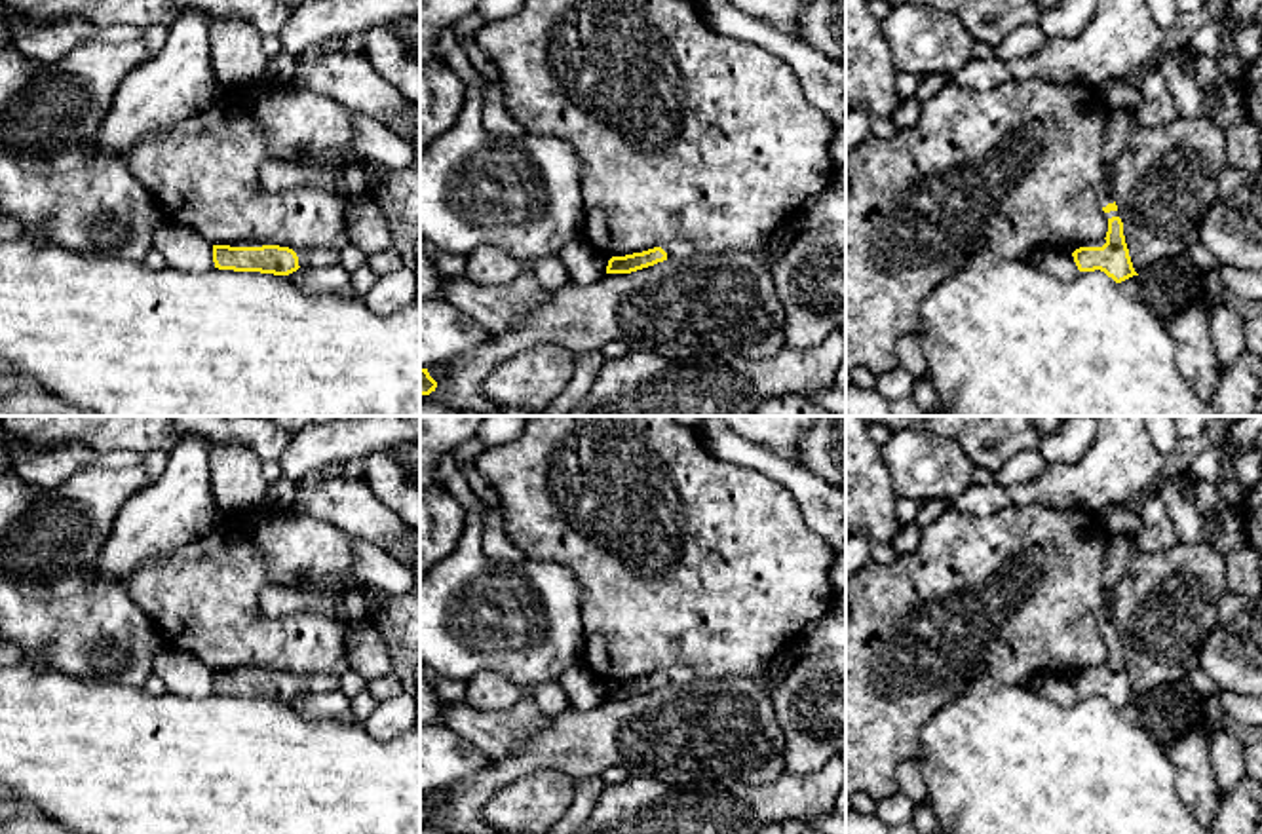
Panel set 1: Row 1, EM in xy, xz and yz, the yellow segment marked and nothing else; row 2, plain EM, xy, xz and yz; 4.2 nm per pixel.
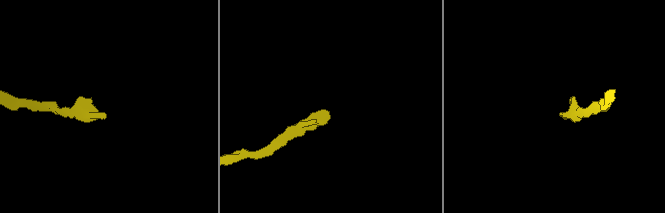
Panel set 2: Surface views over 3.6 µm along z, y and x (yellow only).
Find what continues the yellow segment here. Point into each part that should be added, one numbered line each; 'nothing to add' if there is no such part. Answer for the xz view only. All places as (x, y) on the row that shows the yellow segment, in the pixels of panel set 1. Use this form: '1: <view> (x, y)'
1: xz (675, 249)

